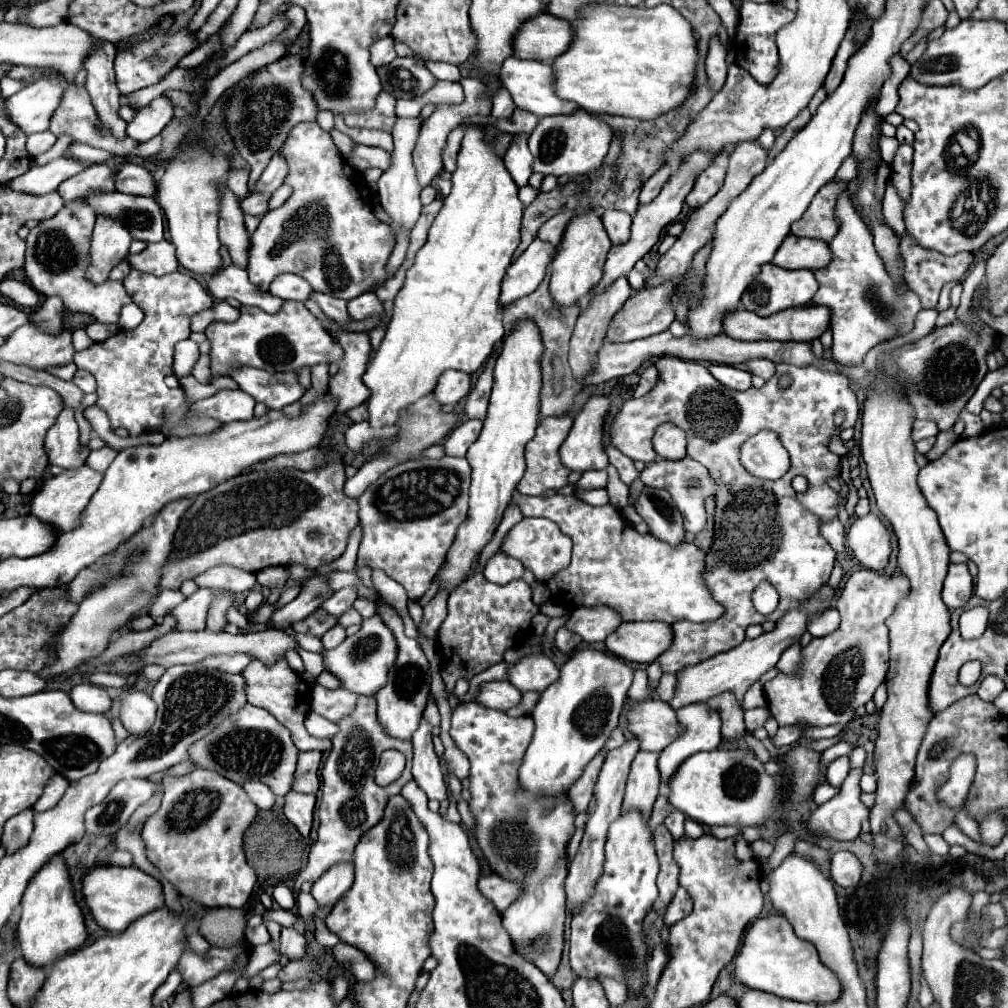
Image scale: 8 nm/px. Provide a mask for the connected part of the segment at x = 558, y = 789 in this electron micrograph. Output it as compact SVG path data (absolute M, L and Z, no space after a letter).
M595 648L573 650L569 660L561 666L559 678L543 690L531 712L535 732L519 768L521 788L543 794L567 792L617 726L631 682L633 668L621 662L619 656Z

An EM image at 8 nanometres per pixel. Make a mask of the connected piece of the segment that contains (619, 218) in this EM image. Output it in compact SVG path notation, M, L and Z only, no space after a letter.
M605 210L603 214L603 226L615 246L627 242L631 222L633 222L633 216L623 210Z

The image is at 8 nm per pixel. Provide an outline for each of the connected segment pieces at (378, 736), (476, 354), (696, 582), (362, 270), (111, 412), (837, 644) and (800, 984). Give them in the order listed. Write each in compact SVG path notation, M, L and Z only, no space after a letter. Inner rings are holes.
M359 696L355 712L339 722L339 732L331 738L333 748L323 766L323 788L321 788L321 806L319 806L319 830L317 842L309 850L307 866L295 878L295 890L301 890L303 882L317 882L335 862L347 862L353 858L353 848L359 838L373 828L381 818L387 804L387 798L399 794L401 788L413 780L411 776L411 742L399 742L399 738L391 738L383 734L383 728L377 720L377 702L373 696ZM395 748L401 750L407 758L407 766L403 776L387 788L381 788L373 780L375 766L379 764L381 752Z
M471 124L465 128L465 136L461 142L457 170L453 172L453 188L445 198L441 212L437 214L429 238L425 246L417 252L415 264L407 270L407 278L403 288L395 298L393 318L387 326L385 338L381 346L375 350L373 360L363 374L365 386L371 390L369 404L369 424L373 428L381 428L387 424L395 424L395 414L409 404L413 404L419 396L429 394L437 386L437 378L445 370L461 370L461 372L477 372L485 358L493 352L493 346L503 338L505 328L499 320L499 288L501 278L505 276L507 266L511 264L513 252L521 242L521 218L523 204L517 196L517 186L503 166L503 160L495 154L493 138L499 130L493 124L479 126Z
M513 494L513 502L523 508L523 516L543 516L567 532L573 540L571 566L555 574L547 586L557 602L571 608L605 604L621 612L625 622L661 620L675 624L679 620L711 622L723 616L723 606L713 600L705 584L705 552L695 544L683 542L675 548L659 542L651 534L639 534L611 506L589 506L571 496L523 496Z
M301 122L297 124L289 138L281 148L281 156L285 158L289 172L285 184L293 188L289 200L263 216L259 228L251 236L251 250L249 250L249 278L261 290L269 292L269 284L277 274L293 272L303 276L313 290L351 300L359 294L373 290L377 284L383 284L389 274L385 264L395 246L395 234L389 224L383 224L375 218L371 210L371 192L361 172L351 168L343 158L337 146L333 144L329 132L325 132L317 122Z
M131 270L129 276L123 280L123 286L127 294L131 294L133 302L141 306L141 310L145 312L145 320L133 330L119 330L115 336L107 338L105 342L91 344L87 350L75 352L75 358L73 358L73 362L79 368L91 372L97 378L97 406L109 416L111 428L123 426L131 432L131 436L139 436L157 426L161 426L165 436L191 436L191 434L213 432L221 424L207 416L195 416L195 418L189 416L189 404L185 400L183 390L181 388L171 390L165 384L165 376L173 374L173 346L179 340L189 338L191 316L213 306L211 294L195 278L191 278L189 274L181 274L181 272L173 272L167 276L151 276L151 274Z
M857 570L847 580L839 600L837 610L841 614L841 626L823 638L813 638L803 648L803 660L797 674L779 672L773 680L765 684L765 696L769 700L769 710L777 718L779 726L797 724L803 730L803 738L821 740L837 736L855 716L855 708L873 698L877 686L885 680L889 668L889 628L885 620L893 614L901 598L911 590L911 584L905 576L883 576L873 570Z
M779 914L759 918L745 932L745 942L735 956L735 976L749 988L799 1002L827 1004L835 1002L841 996L837 974L823 966L815 946L811 946L807 940L797 938L787 918Z

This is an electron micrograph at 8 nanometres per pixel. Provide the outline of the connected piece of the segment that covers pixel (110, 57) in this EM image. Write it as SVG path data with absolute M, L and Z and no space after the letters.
M111 42L101 44L97 48L97 52L85 62L85 70L87 70L85 88L91 96L99 122L115 138L125 138L127 122L119 118L121 94L115 86L115 72L113 72L115 56L117 56L117 50L115 50L115 44L111 44Z

